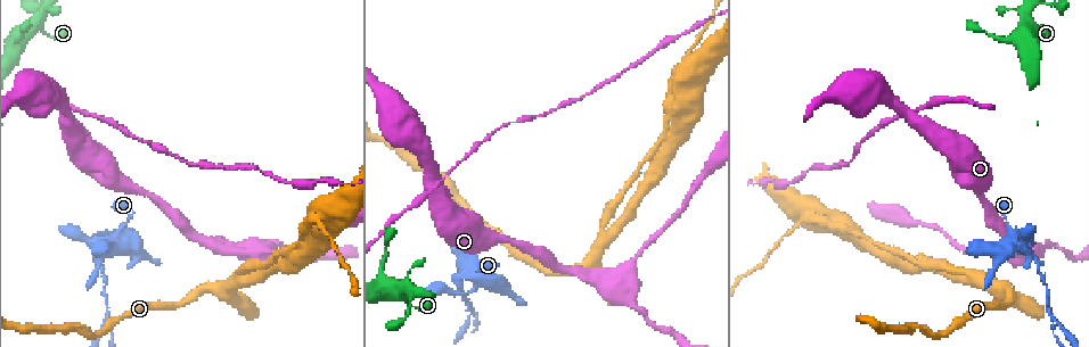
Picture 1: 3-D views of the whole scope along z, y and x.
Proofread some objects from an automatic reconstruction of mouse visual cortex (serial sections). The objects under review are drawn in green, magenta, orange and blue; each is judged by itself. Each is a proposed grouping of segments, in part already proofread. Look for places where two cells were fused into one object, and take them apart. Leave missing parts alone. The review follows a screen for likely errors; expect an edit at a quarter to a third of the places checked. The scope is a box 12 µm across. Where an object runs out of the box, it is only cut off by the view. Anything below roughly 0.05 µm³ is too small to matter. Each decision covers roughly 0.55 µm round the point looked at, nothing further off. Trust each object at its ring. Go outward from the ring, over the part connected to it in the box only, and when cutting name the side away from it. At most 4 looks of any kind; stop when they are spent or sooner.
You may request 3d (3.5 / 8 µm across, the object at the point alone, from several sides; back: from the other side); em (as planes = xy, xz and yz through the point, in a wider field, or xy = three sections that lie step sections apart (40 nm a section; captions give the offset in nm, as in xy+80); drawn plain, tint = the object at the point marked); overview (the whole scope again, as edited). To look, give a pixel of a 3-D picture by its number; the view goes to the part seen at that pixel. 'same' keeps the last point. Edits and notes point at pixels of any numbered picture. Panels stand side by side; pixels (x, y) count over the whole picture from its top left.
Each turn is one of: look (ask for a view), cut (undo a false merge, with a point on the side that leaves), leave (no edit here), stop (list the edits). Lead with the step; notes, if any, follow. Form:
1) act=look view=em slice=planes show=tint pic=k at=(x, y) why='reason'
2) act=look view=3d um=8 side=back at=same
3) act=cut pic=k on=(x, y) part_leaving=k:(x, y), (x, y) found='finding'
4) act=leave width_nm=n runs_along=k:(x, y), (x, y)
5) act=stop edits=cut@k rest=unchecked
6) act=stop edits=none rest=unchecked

act=look view=3d um=8 side=back pic=1 at=(44, 13) why='thin arm on a thick one'

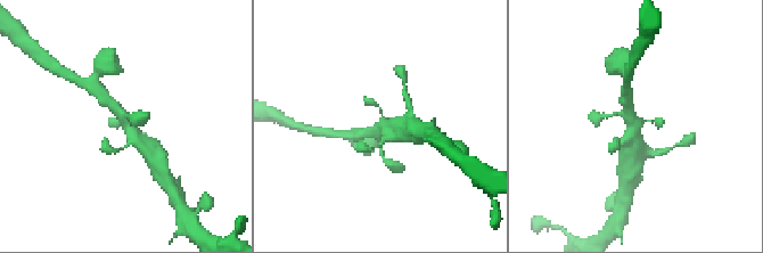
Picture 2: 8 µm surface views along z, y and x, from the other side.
act=look view=3d um=3.5 pic=2 at=(635, 126)

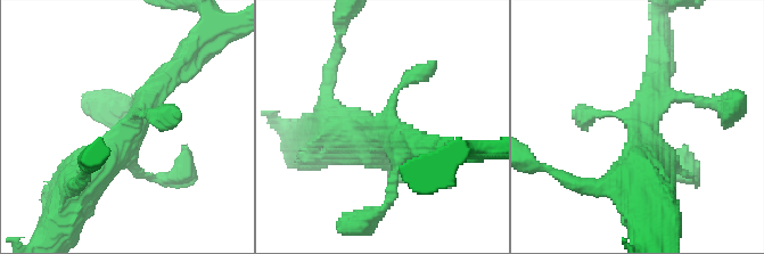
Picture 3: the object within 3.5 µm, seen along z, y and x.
act=leave runs_along=3:(681, 172), (643, 116), (655, 98), (701, 101) found='all the same cell'

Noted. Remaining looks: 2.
act=look view=3d um=3.5 pic=1 at=(470, 271) why='thick turns thin'

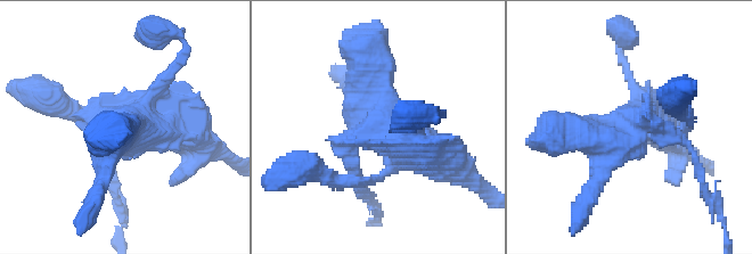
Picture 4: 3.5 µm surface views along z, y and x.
act=look view=em slice=planes show=tint pic=4 at=(635, 120)

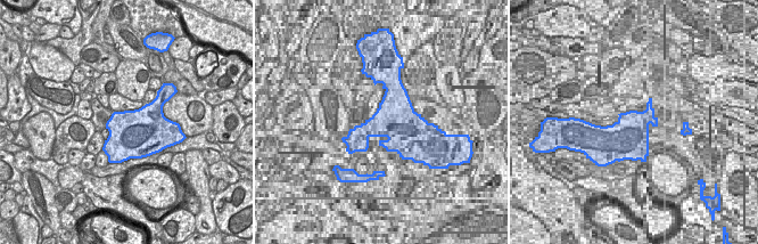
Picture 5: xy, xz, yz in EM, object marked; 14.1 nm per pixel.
act=cut pic=4 on=(359, 191) part_leaving=4:(646, 117), (693, 153), (710, 198) found='a second cell is stuck on'

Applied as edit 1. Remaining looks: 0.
act=stop edits=cut@4 rest=unchecked

